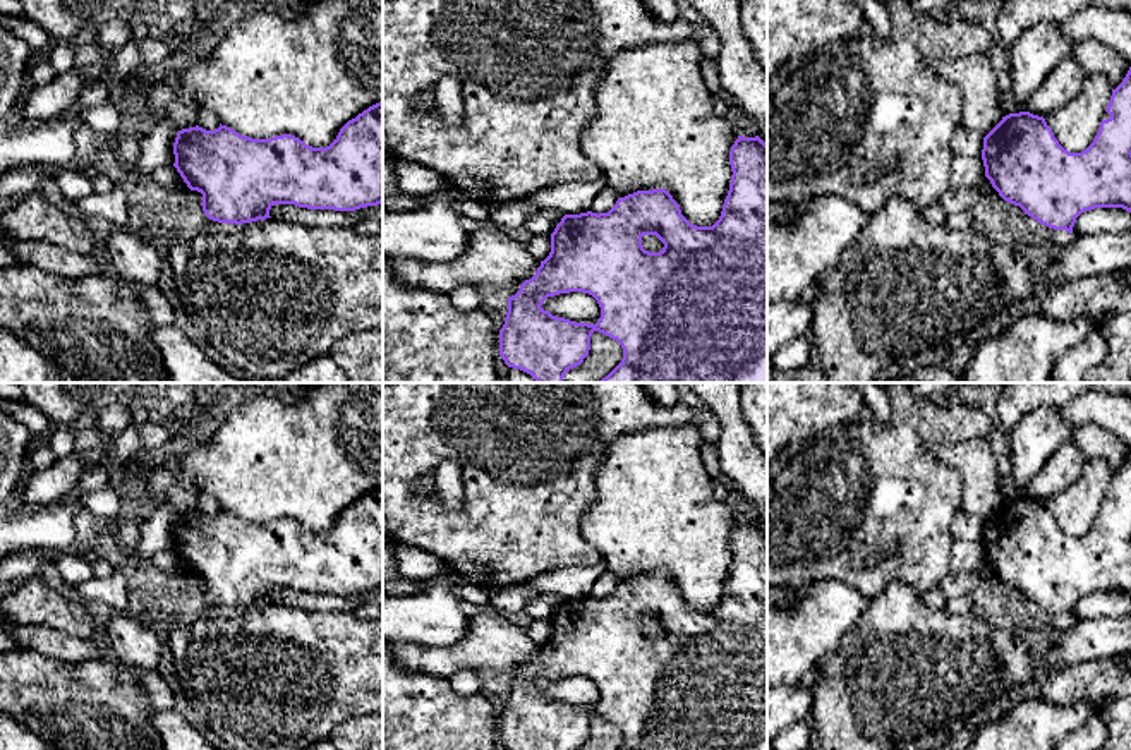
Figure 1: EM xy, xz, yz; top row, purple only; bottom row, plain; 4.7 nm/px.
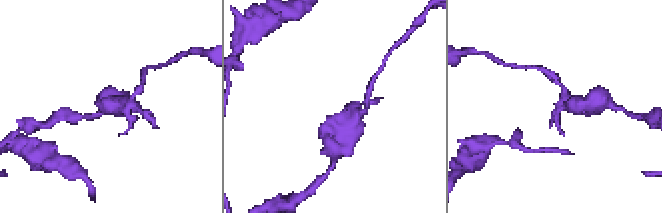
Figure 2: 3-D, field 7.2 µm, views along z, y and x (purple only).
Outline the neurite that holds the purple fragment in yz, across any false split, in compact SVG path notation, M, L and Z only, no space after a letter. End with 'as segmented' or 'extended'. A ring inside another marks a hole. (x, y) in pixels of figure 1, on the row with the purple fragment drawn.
M1131 67L1122 82L1112 89L1105 110L1110 117L1100 122L1093 142L1081 153L1069 153L1054 137L1043 117L1030 112L1009 113L983 137L982 160L985 177L999 196L1019 206L1038 223L1073 233L1076 218L1095 208L1122 208L1131 213Z | as segmented

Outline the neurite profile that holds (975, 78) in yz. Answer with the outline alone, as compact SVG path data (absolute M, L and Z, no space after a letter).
M989 53L935 62L935 70L963 96L963 125L987 136L1001 120L997 77Z

